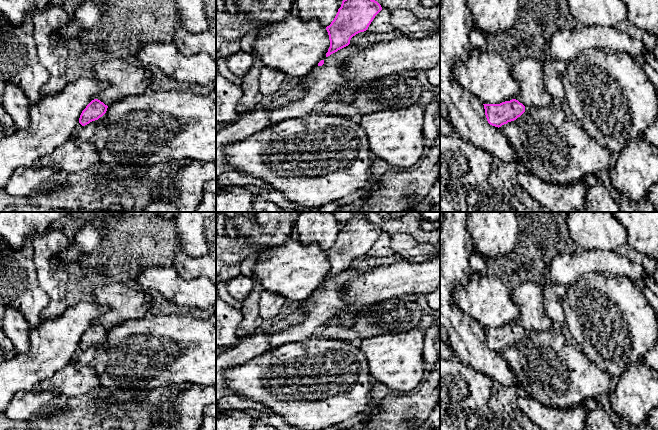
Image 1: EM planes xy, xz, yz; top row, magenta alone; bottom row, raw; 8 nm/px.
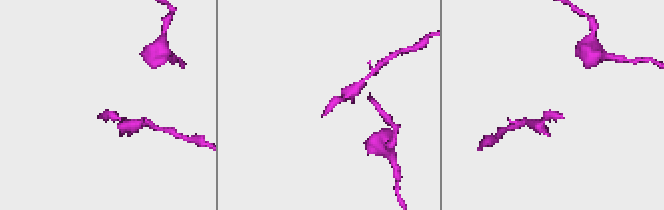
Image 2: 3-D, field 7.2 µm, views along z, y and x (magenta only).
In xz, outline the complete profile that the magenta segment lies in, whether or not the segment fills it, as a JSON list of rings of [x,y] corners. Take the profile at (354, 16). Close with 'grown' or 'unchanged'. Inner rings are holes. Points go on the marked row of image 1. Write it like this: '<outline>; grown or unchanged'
[[[343,0],[334,20],[326,27],[330,40],[326,57],[348,46],[356,34],[366,31],[381,10],[375,0]]]; unchanged

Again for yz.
[[[516,99],[500,104],[483,105],[488,123],[498,128],[516,120],[525,112],[525,106]]]; unchanged

